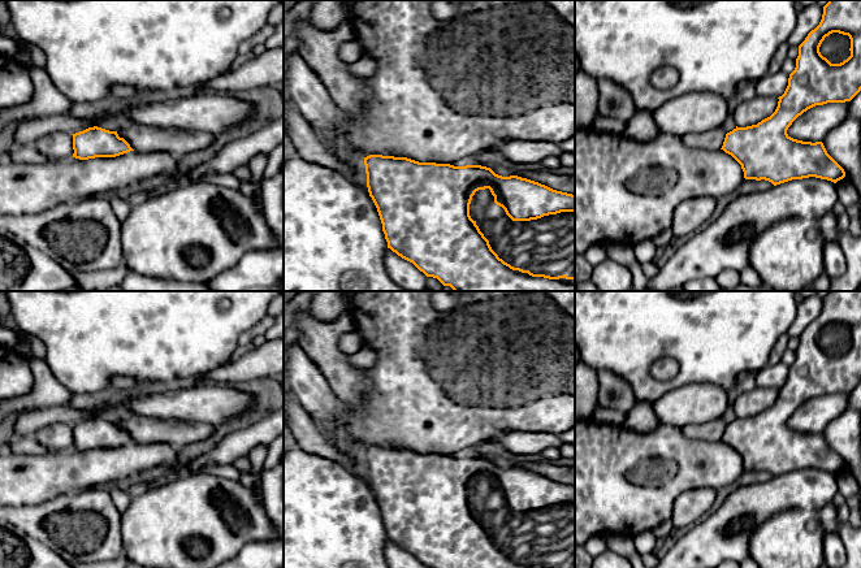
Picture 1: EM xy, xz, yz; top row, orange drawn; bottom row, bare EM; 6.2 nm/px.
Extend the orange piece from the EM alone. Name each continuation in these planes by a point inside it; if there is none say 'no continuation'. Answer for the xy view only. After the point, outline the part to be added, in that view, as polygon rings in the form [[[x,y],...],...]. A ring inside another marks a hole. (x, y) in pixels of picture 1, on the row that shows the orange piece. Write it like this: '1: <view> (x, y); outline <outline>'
no continuation

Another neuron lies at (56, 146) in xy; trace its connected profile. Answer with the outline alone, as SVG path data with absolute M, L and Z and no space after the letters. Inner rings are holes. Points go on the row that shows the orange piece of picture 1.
M64 131L44 135L35 143L36 149L49 160L69 160L73 157L73 135Z

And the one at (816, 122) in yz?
M849 101L815 105L788 127L788 136L802 142L822 142L825 135L848 118Z

